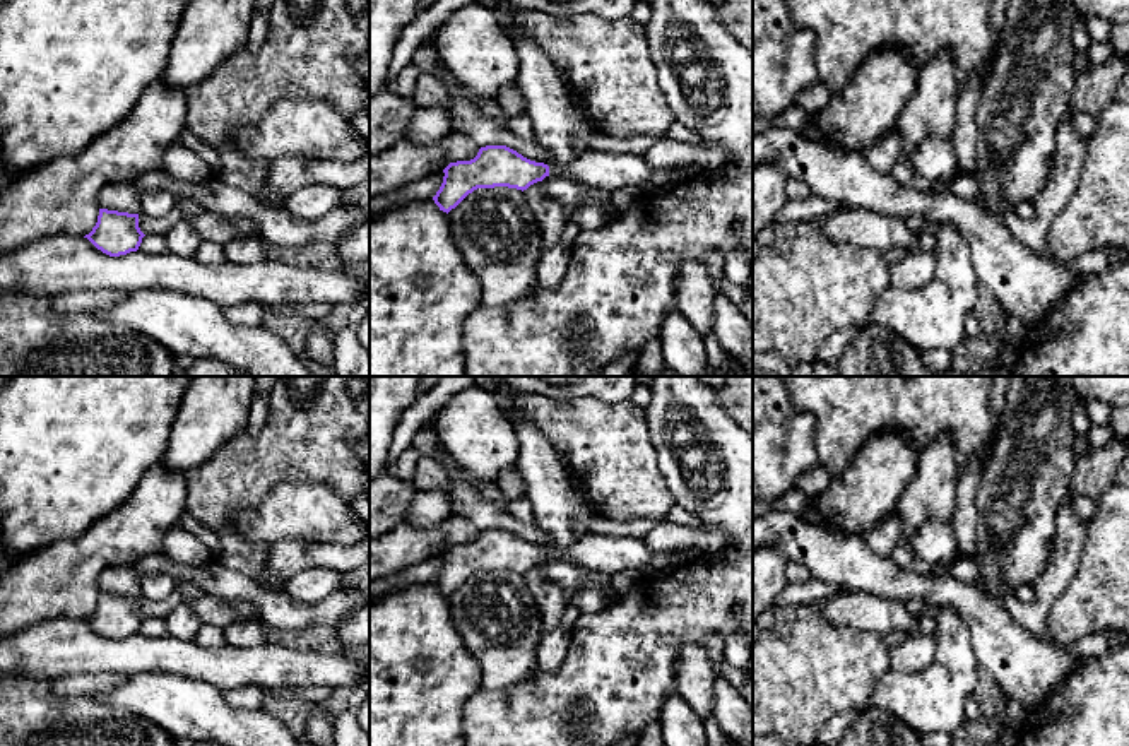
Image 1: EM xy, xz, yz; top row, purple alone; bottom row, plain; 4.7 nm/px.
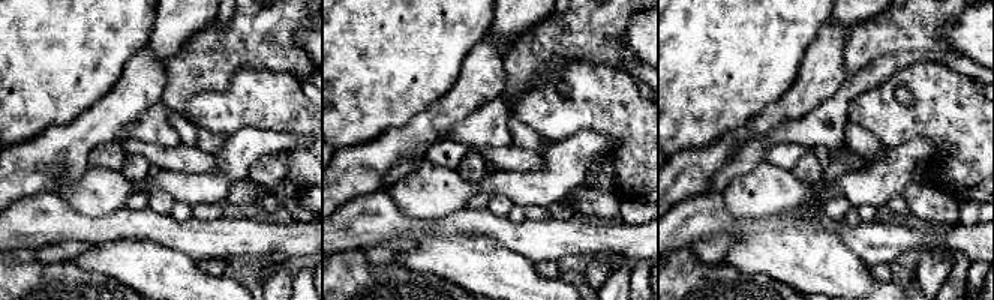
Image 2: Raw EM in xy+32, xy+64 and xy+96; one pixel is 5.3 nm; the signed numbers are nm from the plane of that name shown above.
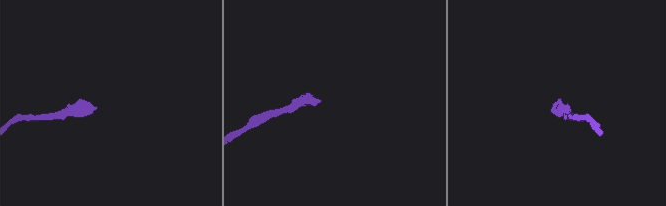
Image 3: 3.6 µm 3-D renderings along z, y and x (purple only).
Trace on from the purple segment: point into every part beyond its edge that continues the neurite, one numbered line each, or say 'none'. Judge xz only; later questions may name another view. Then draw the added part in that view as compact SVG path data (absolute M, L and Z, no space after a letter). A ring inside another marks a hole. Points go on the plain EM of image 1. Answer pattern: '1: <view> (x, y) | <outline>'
1: xz (606, 555) | M590 532L571 548L553 546L549 551L549 560L564 560L606 577L631 570L645 573L652 556L641 539Z

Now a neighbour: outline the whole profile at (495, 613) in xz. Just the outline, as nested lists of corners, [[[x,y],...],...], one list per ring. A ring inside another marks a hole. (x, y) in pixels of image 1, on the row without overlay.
[[[477,571],[448,604],[455,630],[481,664],[482,690],[508,690],[537,671],[542,619],[522,573]]]

